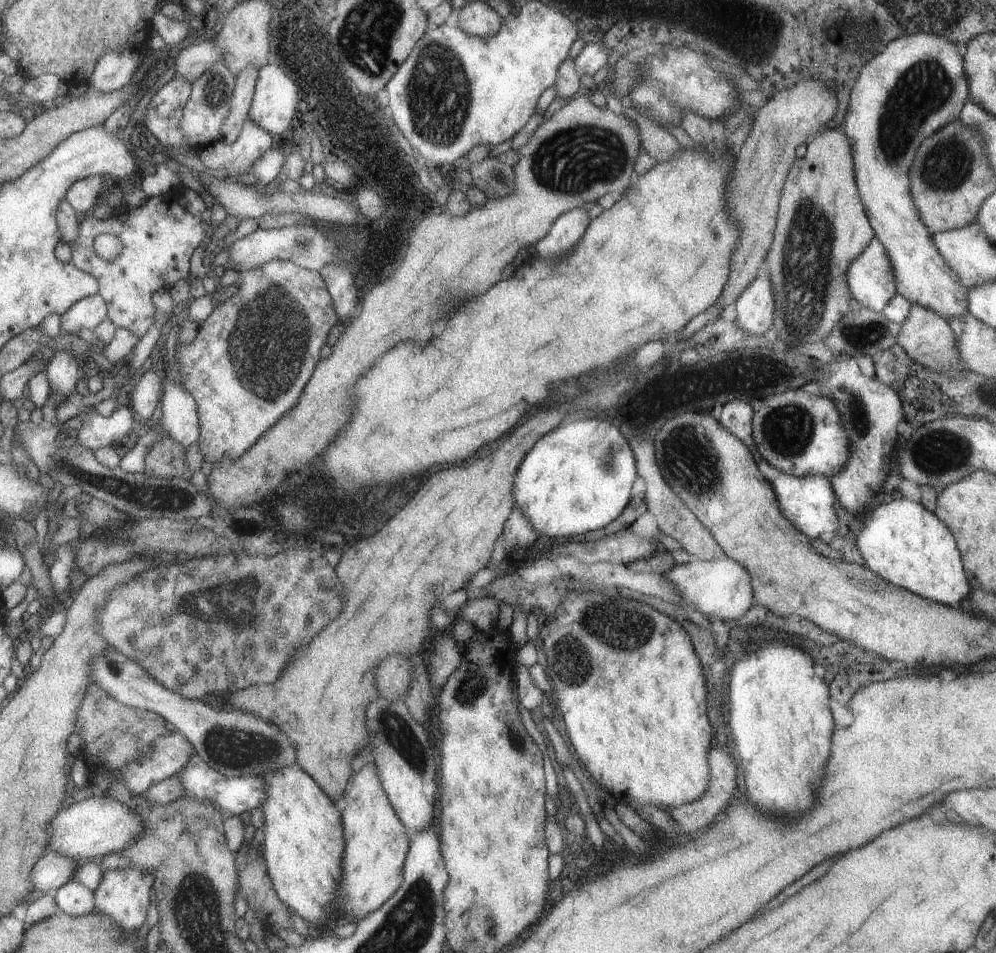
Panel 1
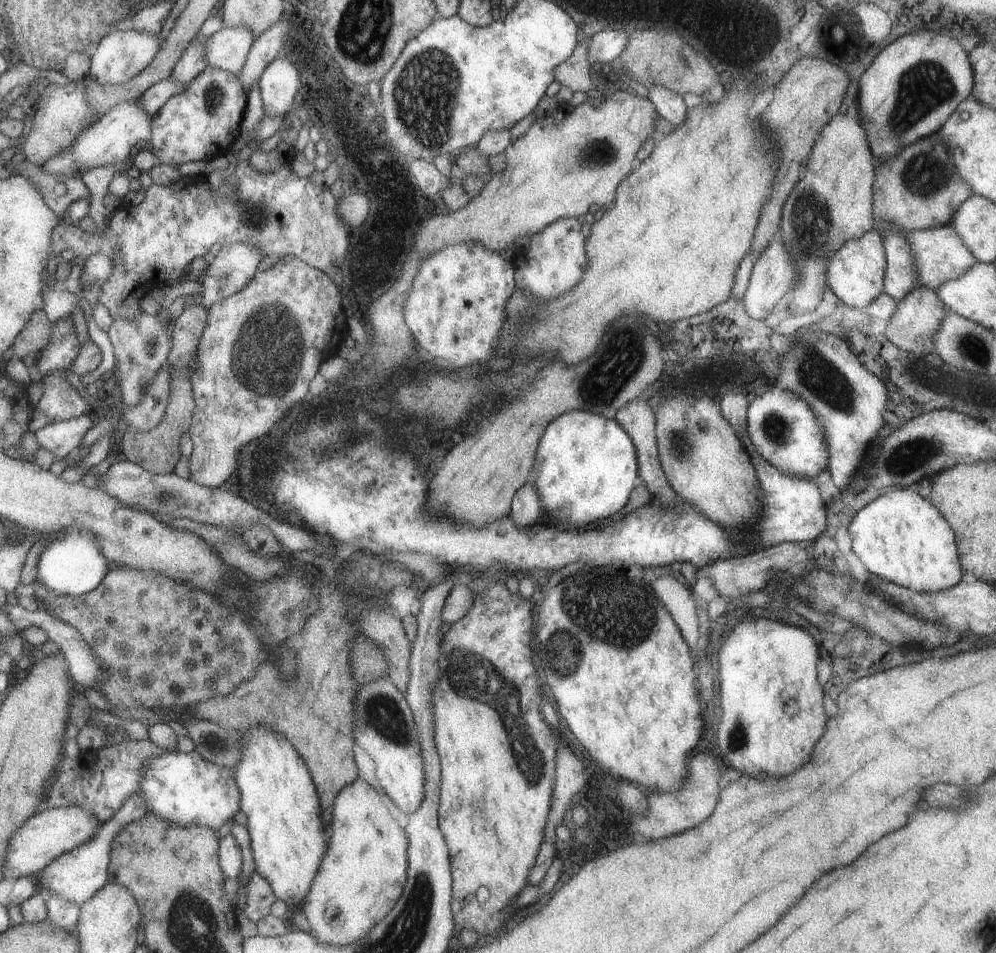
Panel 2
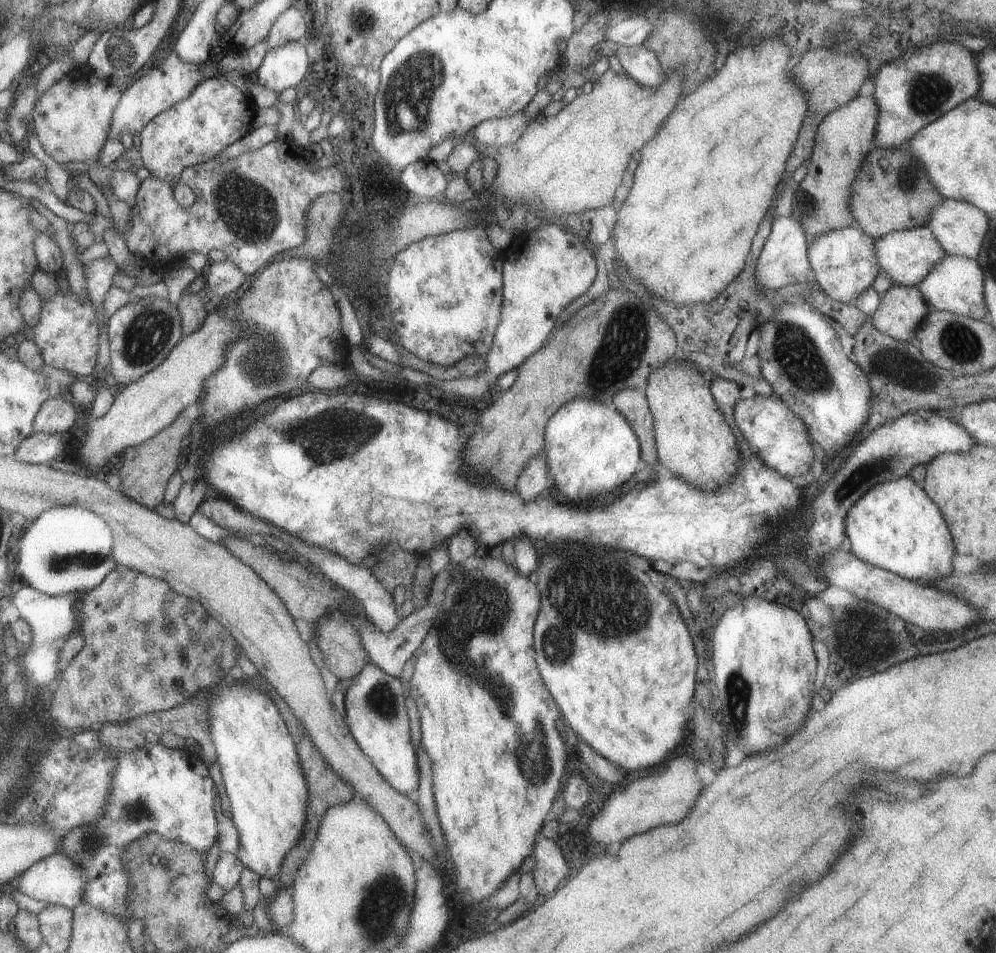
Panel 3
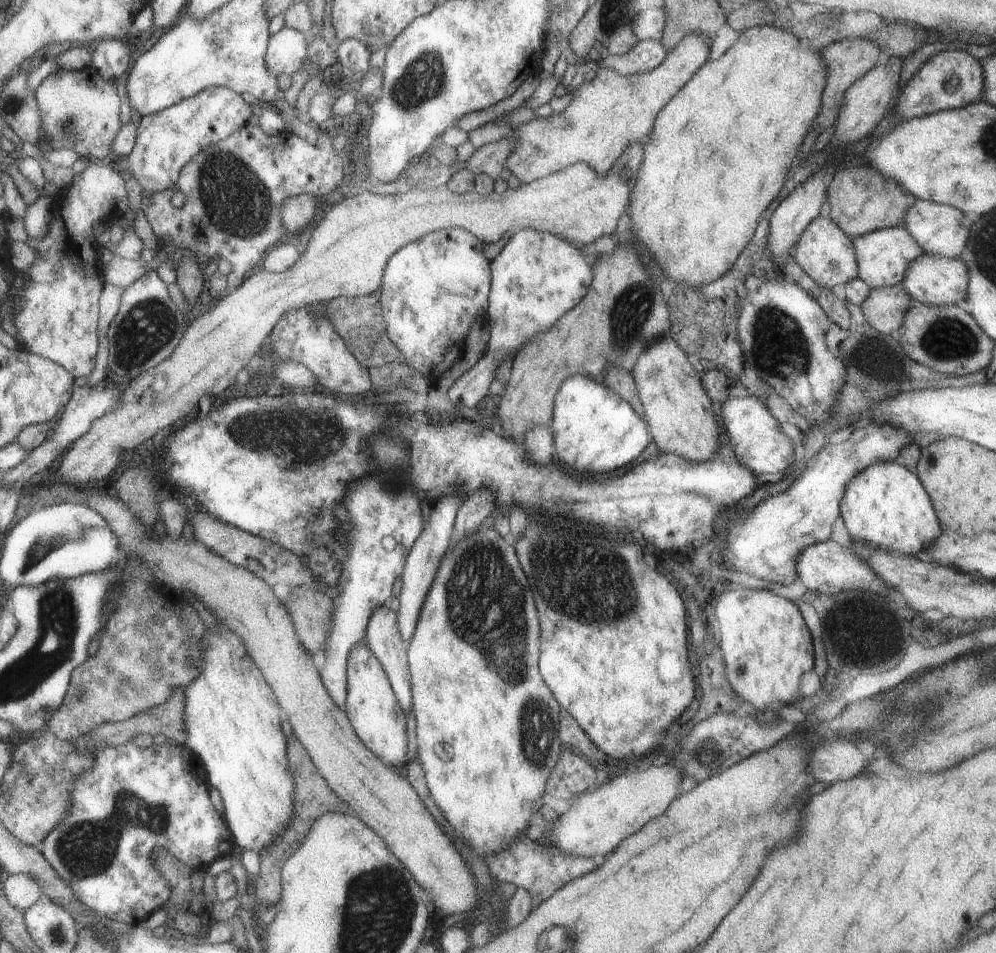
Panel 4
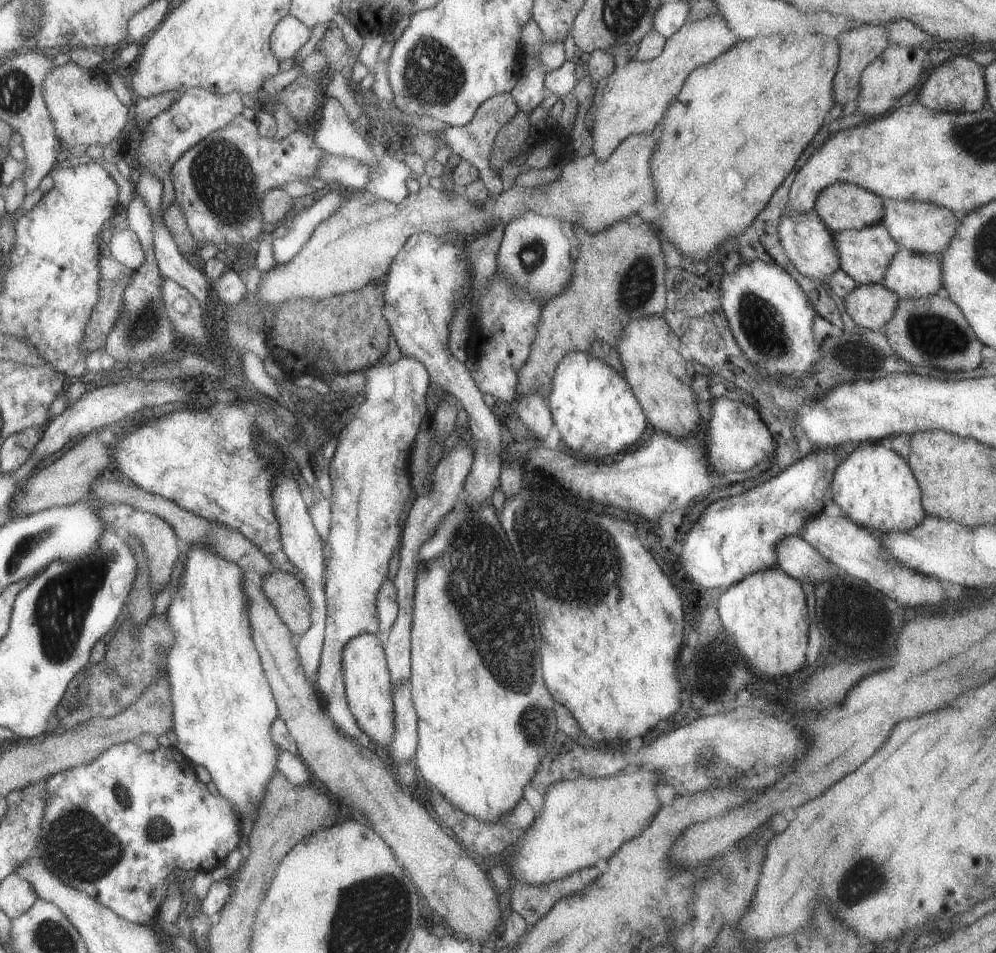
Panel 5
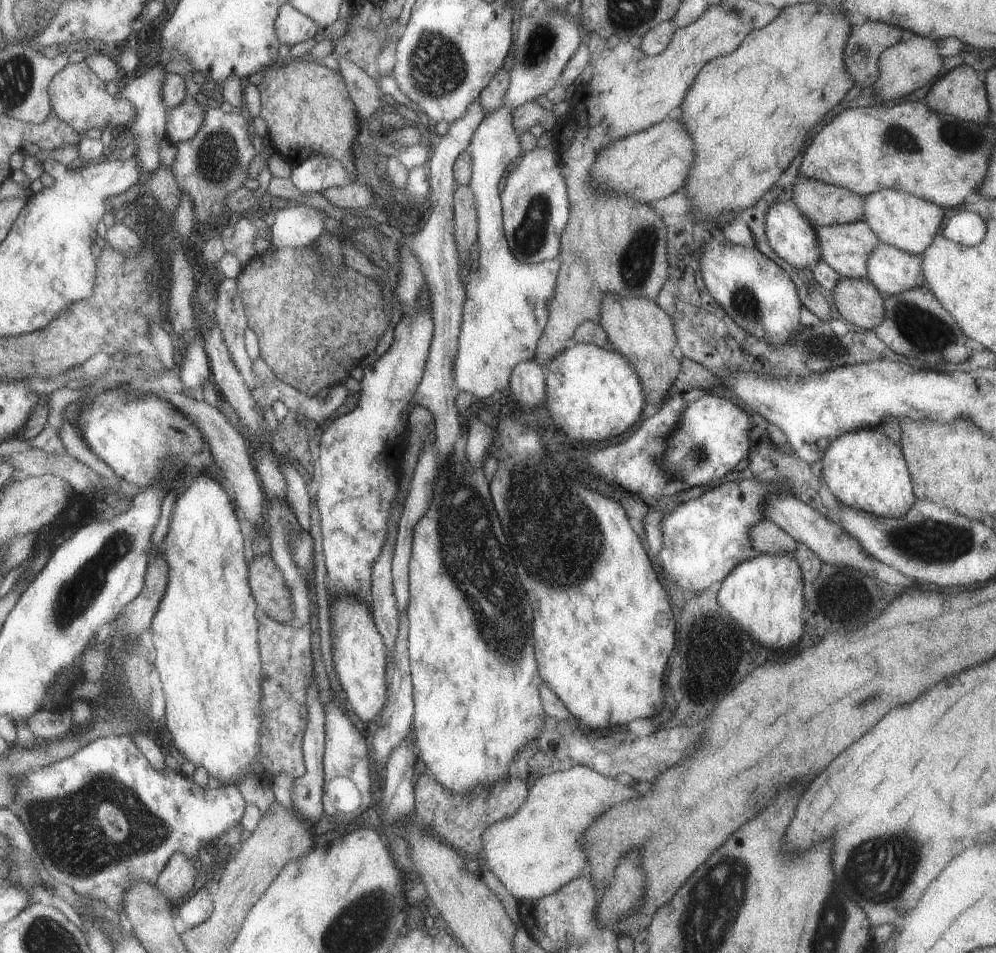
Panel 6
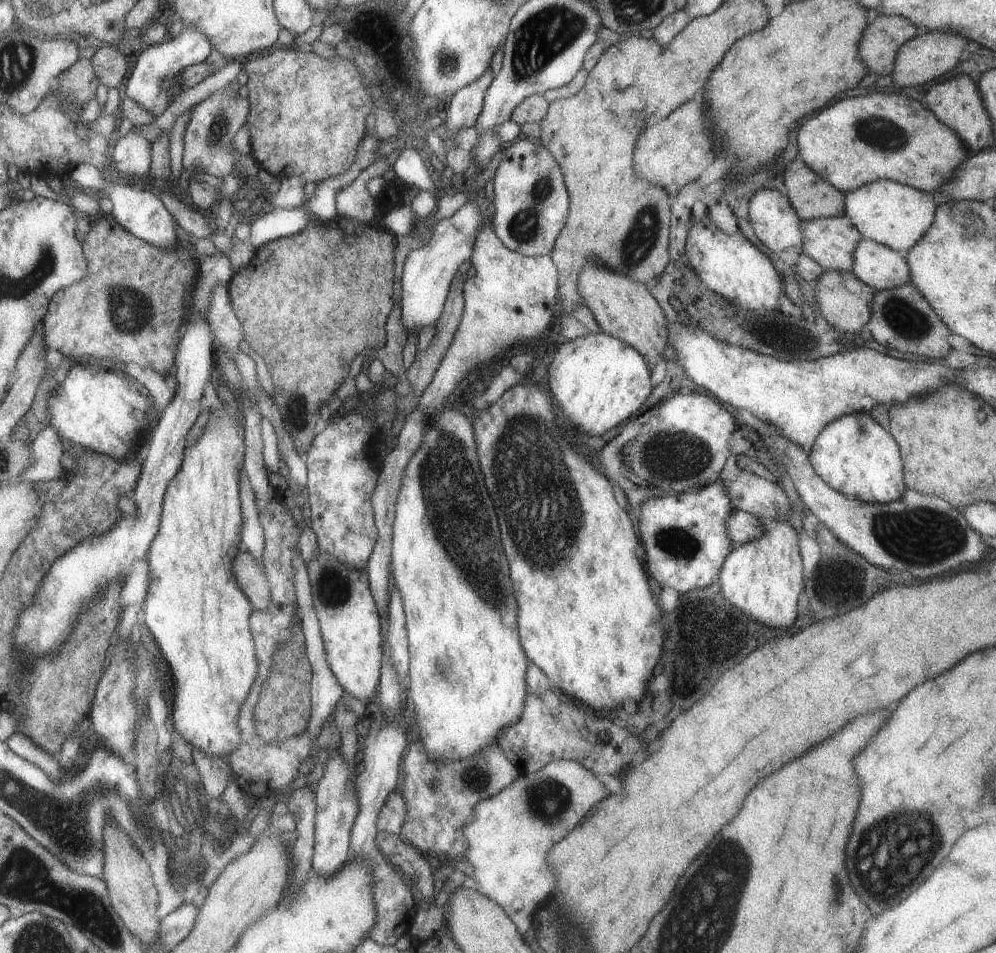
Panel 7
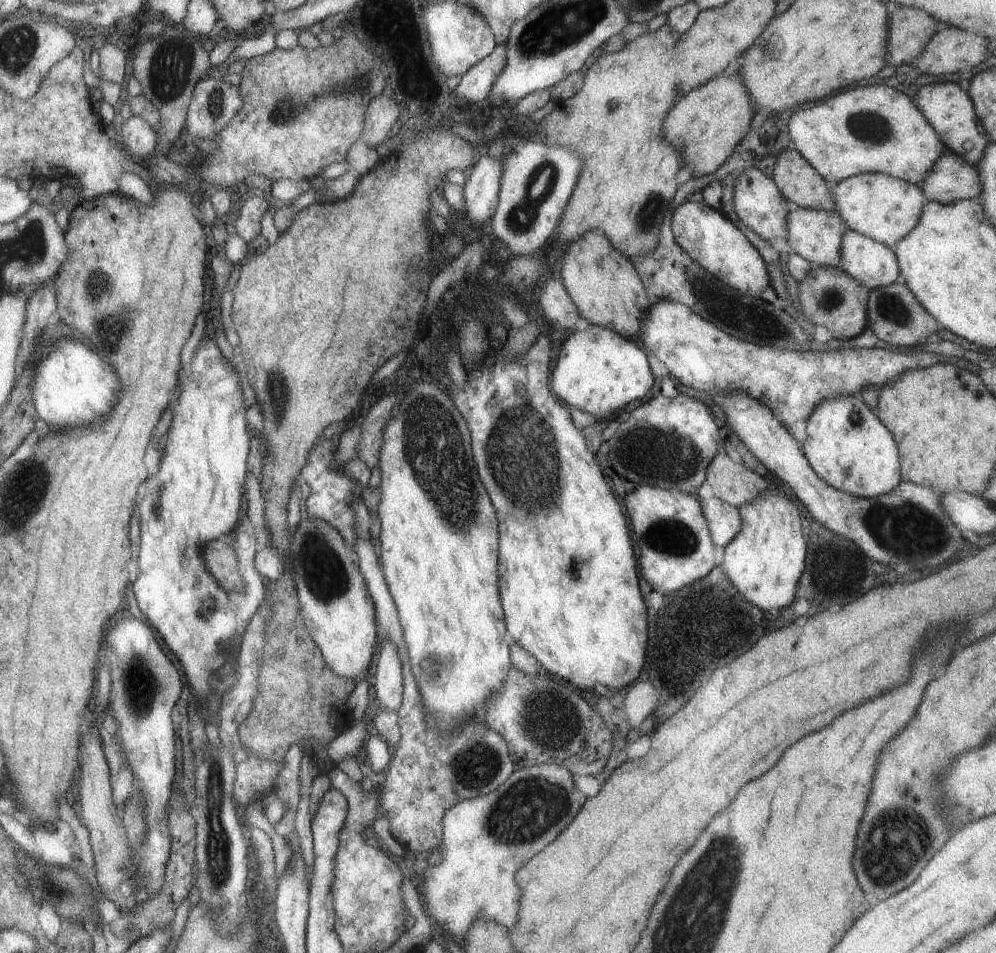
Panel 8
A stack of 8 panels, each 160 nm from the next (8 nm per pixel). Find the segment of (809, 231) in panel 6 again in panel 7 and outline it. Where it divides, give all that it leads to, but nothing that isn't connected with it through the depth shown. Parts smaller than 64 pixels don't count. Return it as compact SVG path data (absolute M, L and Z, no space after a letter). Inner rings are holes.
M759 189L750 196L748 201L748 215L752 229L766 250L773 251L778 255L784 250L789 250L789 248L798 254L803 253L800 218L793 210L785 194L778 190Z

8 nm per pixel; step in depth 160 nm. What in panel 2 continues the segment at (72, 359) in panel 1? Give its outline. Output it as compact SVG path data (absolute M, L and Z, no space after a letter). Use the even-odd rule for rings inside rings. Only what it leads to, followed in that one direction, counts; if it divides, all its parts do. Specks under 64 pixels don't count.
M52 371L43 378L44 395L37 409L52 422L78 417L88 410L88 404L69 384L63 371Z

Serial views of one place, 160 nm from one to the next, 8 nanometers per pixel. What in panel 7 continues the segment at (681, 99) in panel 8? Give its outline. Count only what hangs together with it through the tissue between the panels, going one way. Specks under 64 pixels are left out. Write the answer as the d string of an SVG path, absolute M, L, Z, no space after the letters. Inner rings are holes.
M698 95L673 109L673 112L670 112L666 117L652 120L651 124L648 124L645 130L639 133L639 136L635 139L632 154L633 172L640 179L663 190L669 186L672 180L675 182L674 186L680 189L688 182L695 181L701 171L713 162L715 156L712 153L712 144L708 119L706 118L706 107L702 104L702 96Z

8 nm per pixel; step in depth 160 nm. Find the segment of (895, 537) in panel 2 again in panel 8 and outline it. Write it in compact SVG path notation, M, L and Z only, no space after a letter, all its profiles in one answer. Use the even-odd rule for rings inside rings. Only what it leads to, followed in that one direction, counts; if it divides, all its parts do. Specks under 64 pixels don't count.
M857 394L821 401L805 422L802 453L813 472L830 487L854 497L871 498L891 492L900 483L898 446L893 435Z

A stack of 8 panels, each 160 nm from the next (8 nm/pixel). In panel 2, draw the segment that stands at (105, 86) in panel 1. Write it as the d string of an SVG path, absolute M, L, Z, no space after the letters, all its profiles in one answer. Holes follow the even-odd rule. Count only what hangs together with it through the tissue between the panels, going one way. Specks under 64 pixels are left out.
M111 31L99 40L90 57L87 77L102 85L117 85L127 82L143 70L159 50L161 39L158 35L139 31Z

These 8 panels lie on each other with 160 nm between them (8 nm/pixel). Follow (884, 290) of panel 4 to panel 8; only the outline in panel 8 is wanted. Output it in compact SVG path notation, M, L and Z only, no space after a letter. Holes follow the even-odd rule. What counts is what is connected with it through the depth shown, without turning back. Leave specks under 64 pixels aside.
M815 266L798 283L800 312L814 326L825 326L833 339L849 340L868 324L866 306L869 291L839 267Z

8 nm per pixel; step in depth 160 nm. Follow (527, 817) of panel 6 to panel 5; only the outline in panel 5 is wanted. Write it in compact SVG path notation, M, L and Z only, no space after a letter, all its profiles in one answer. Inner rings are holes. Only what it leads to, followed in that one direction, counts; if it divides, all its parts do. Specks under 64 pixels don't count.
M649 768L629 769L617 775L603 778L580 776L575 780L559 781L549 785L544 794L543 812L535 817L530 827L519 838L515 854L507 859L504 868L509 875L530 885L546 883L570 872L594 865L597 860L607 860L625 840L639 836L651 816L659 808L656 786L659 783L658 774Z

